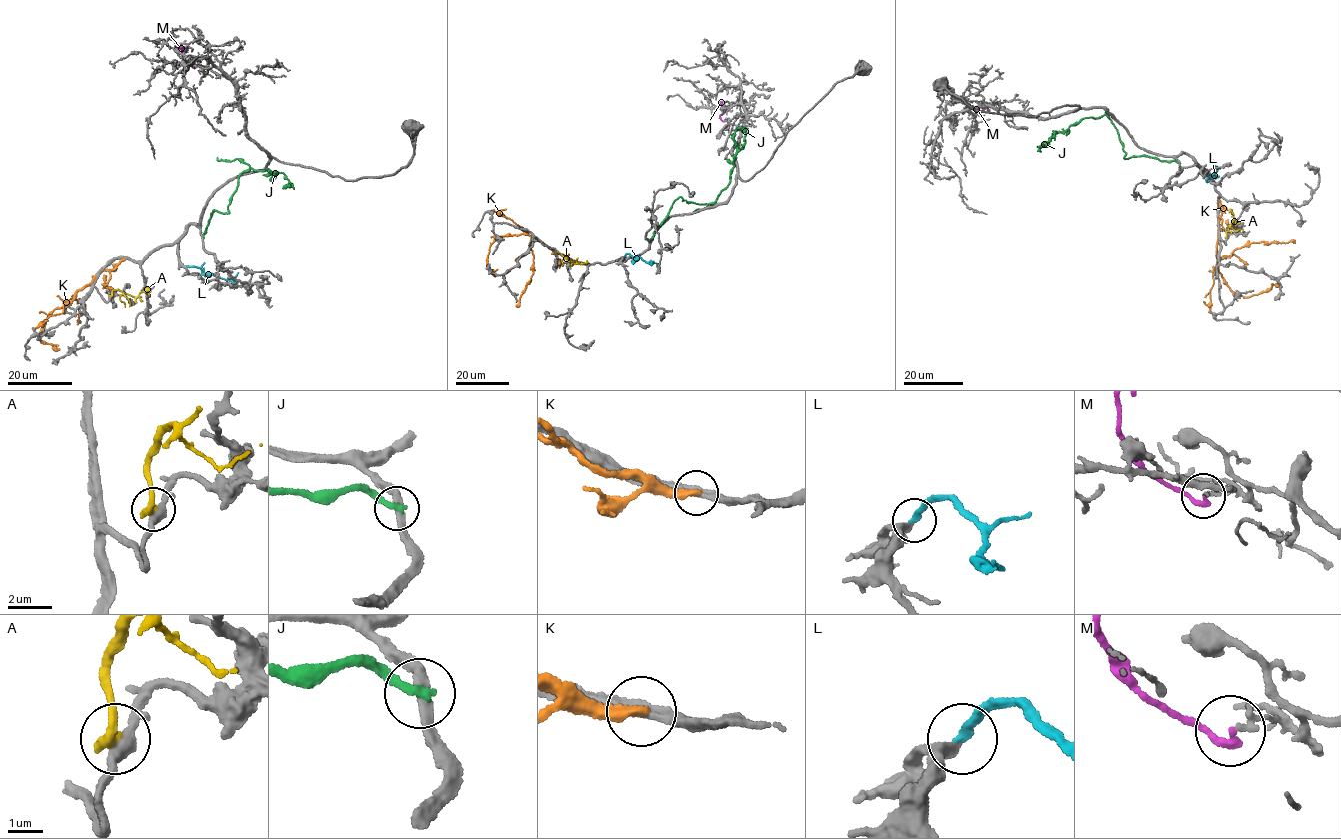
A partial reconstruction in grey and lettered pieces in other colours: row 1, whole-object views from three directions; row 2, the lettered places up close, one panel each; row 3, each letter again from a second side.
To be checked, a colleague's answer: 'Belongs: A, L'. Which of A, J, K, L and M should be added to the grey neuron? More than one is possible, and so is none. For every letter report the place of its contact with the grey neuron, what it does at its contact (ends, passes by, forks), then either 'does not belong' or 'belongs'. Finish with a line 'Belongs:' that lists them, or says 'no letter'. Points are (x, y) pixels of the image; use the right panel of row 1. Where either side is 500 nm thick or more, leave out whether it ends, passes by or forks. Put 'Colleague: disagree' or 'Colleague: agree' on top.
Colleague: disagree
A: contact (1227, 237); it ends; does not belong
J: contact (1179, 163); it ends; does not belong
K: contact (1218, 199); it ends; does not belong
L: contact (1209, 181); it ends; belongs
M: contact (988, 109); it ends; does not belong
Belongs: L

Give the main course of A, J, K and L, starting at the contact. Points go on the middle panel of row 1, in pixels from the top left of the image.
A: (556, 252), (573, 263), (584, 263)
J: (649, 240), (681, 196), (696, 204), (716, 201), (726, 187), (735, 156), (743, 147), (746, 132), (738, 127)
K: (581, 263), (570, 260), (528, 235), (507, 234), (490, 247), (487, 266), (495, 276)
L: (624, 256), (628, 253), (633, 261), (640, 258), (658, 263)

